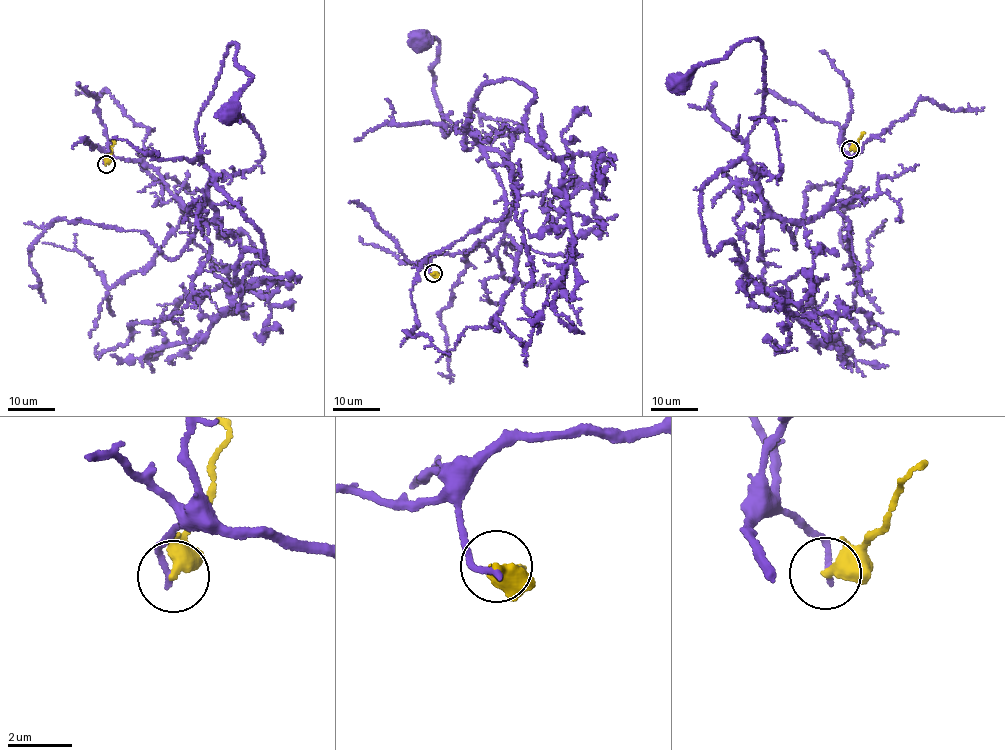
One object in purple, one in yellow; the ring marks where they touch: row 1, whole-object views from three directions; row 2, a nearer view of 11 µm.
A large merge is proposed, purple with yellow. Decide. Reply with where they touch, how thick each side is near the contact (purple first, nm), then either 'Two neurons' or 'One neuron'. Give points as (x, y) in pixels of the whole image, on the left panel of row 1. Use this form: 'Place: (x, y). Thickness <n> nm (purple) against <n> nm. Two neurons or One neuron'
Place: (106, 164). Thickness 190 nm (purple) against 420 nm. Two neurons

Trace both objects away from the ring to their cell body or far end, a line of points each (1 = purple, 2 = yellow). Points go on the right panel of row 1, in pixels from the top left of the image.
1: (851, 149), (839, 143), (847, 172), (818, 216), (784, 221), (746, 156), (762, 43), (679, 83)
2: (850, 149), (865, 133)

